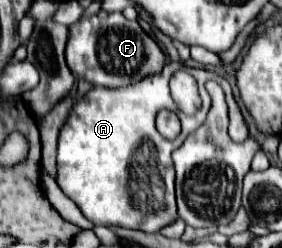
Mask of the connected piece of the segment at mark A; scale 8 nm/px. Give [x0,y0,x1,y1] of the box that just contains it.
[56,62,248,232]

